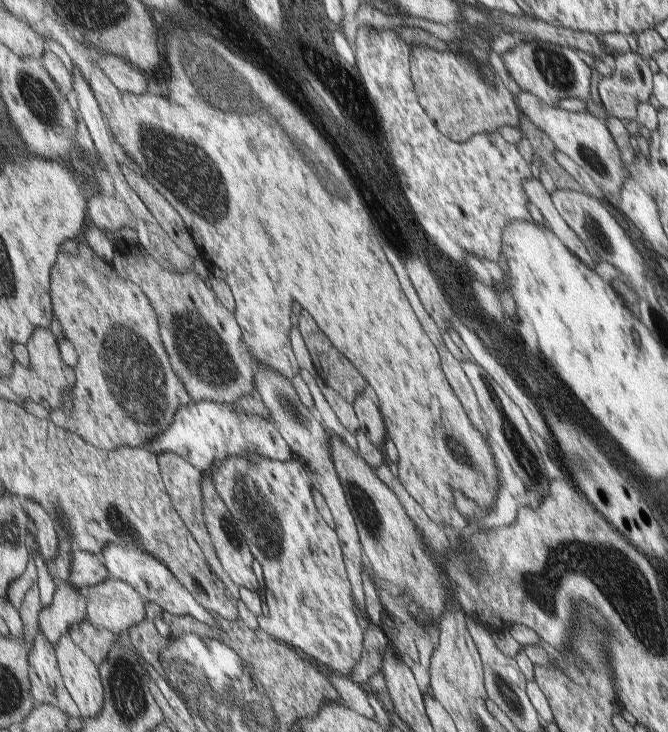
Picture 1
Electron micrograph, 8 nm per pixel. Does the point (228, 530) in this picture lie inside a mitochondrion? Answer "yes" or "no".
yes

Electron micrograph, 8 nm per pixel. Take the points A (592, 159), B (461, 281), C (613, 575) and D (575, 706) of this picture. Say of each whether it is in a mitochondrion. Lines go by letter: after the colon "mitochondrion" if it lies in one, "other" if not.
A: mitochondrion
B: other
C: mitochondrion
D: other

